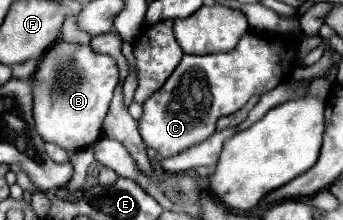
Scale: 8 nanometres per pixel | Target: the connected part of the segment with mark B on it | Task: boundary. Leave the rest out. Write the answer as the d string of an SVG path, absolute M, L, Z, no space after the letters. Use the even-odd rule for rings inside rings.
M58 40L42 58L34 78L38 82L34 90L34 122L36 132L44 138L44 142L52 142L72 154L102 136L102 122L120 78L112 56L96 54L90 46ZM64 64L76 66L70 66L72 70L64 70Z

